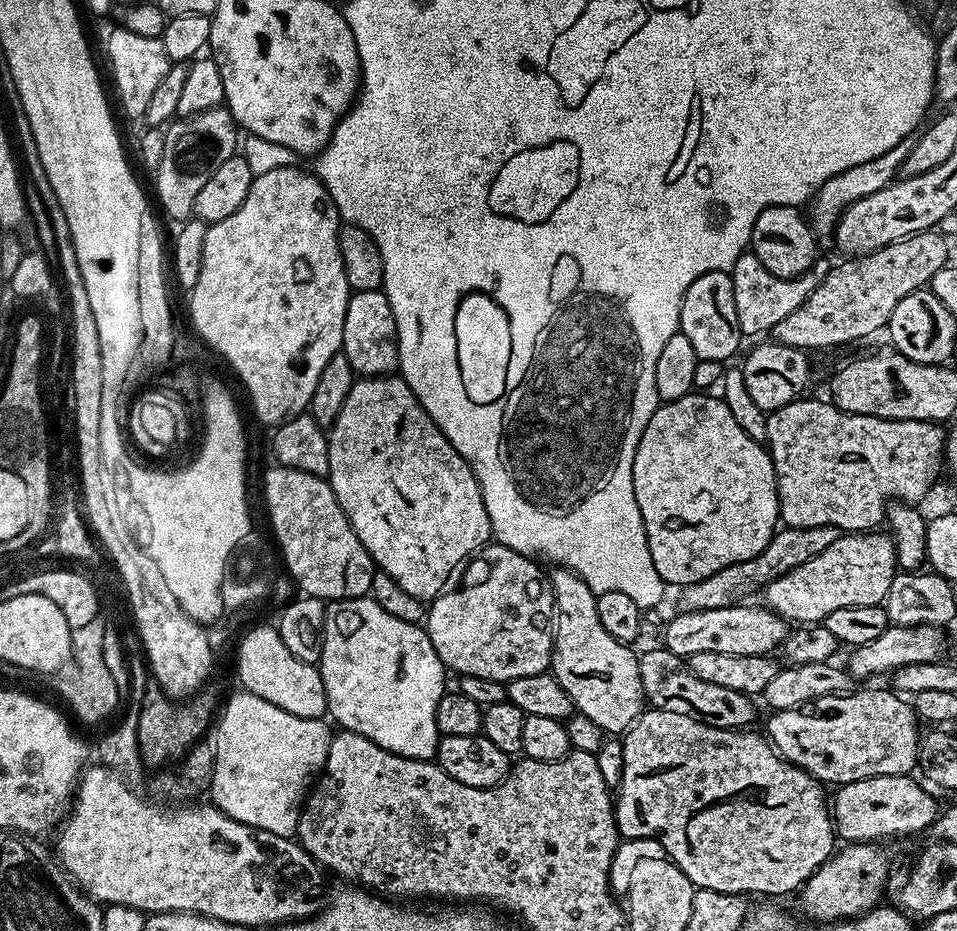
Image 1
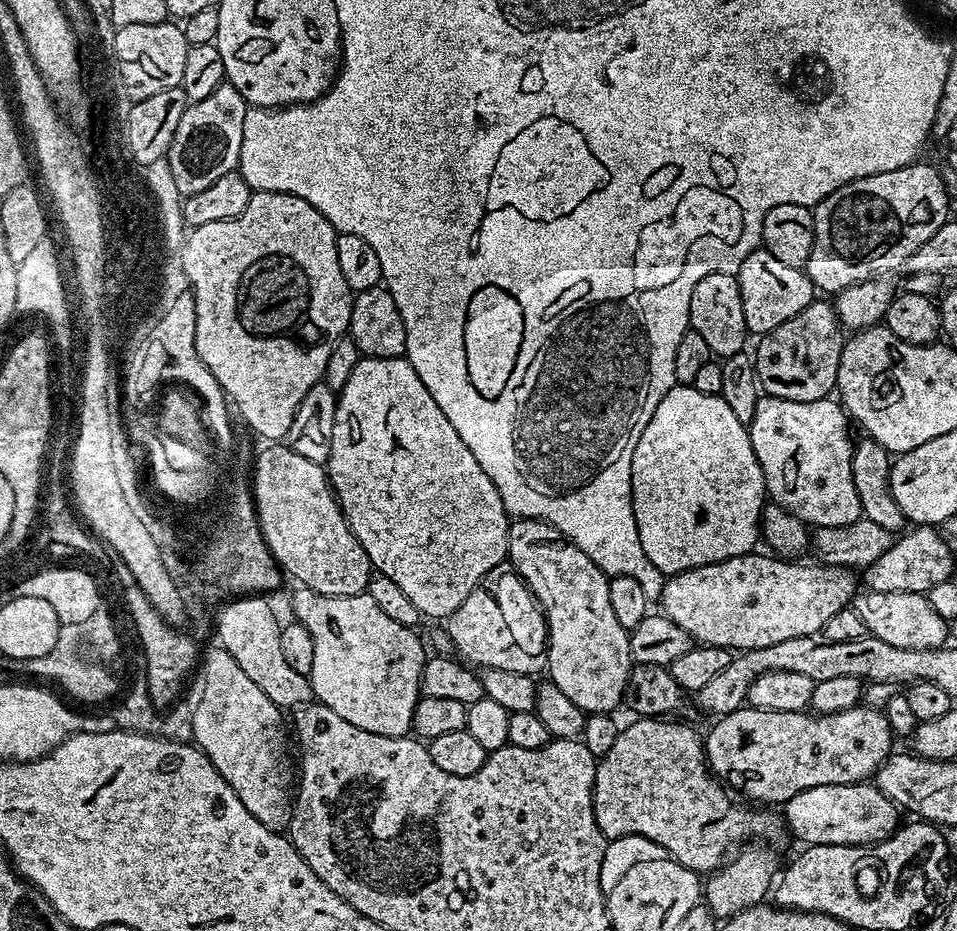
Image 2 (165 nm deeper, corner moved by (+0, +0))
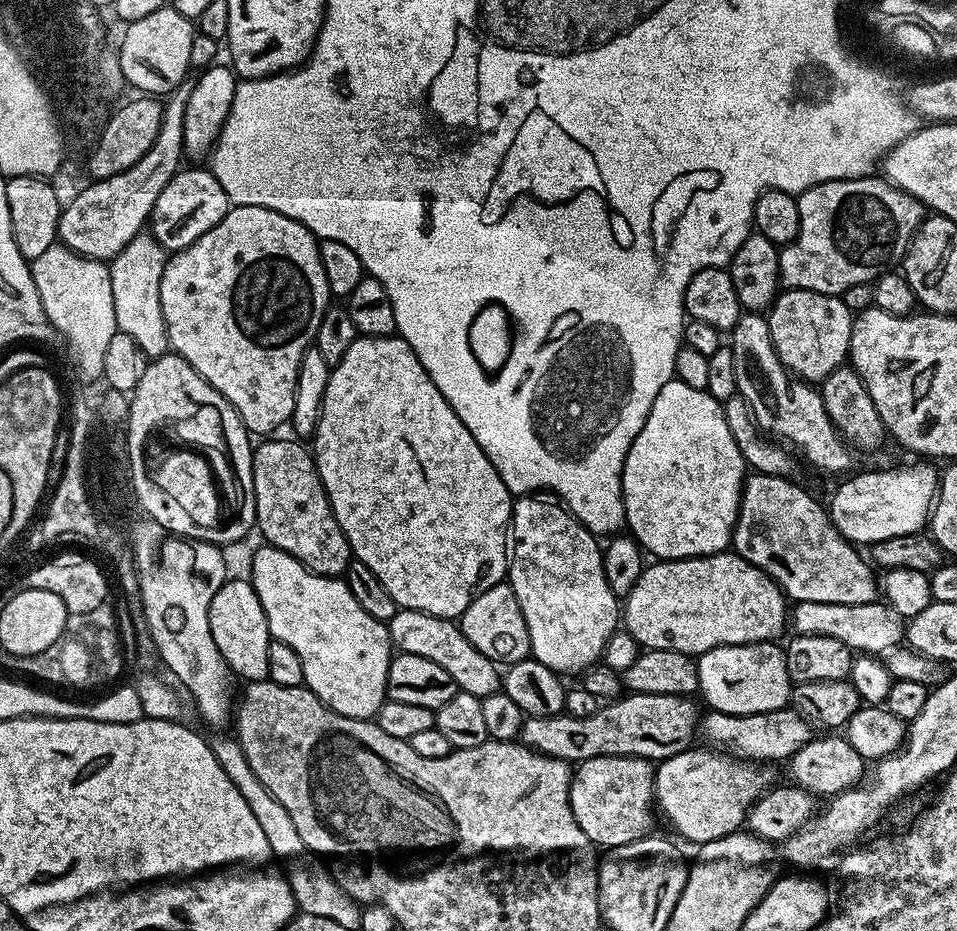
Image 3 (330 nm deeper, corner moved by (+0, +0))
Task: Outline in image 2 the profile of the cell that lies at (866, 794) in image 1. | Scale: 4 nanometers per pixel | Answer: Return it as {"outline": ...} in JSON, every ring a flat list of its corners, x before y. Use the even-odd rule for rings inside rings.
{"outline":[[875,783,831,784,814,786,794,794,783,805,782,820,801,840,801,845,810,844,858,844,871,846,888,839,901,823,901,809,878,790]]}

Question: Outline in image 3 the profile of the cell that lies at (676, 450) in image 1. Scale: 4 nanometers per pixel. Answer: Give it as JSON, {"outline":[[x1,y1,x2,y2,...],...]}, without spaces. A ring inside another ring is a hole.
{"outline":[[675,378,668,380,666,386,658,390,658,398,654,398,654,406,650,406,650,414,644,419,642,430,638,430,638,438,634,438,624,459,622,494,624,495,624,523,627,531,636,539,641,549,656,560,689,560,695,556,713,556,719,552,729,551,732,532,736,528,736,519,740,513,740,495,744,492,745,479,744,455,742,450,738,450,738,442,734,442,734,434,730,434,730,426,726,426,723,403,715,400,705,389,686,386,686,382]]}

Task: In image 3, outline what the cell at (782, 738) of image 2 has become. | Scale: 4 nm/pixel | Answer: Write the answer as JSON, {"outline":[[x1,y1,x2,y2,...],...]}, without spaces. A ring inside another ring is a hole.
{"outline":[[693,746,659,761,654,768,652,795,664,820,693,846,714,842,741,831,748,812,769,787,768,776,756,762,738,760,707,746]]}

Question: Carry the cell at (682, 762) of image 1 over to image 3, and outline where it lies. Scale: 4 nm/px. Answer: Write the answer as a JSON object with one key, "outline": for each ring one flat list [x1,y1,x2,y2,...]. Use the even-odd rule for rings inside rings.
{"outline":[[599,756,579,761,572,773,570,806,586,838,601,849,611,850,653,835,653,779,653,765,637,756]]}

